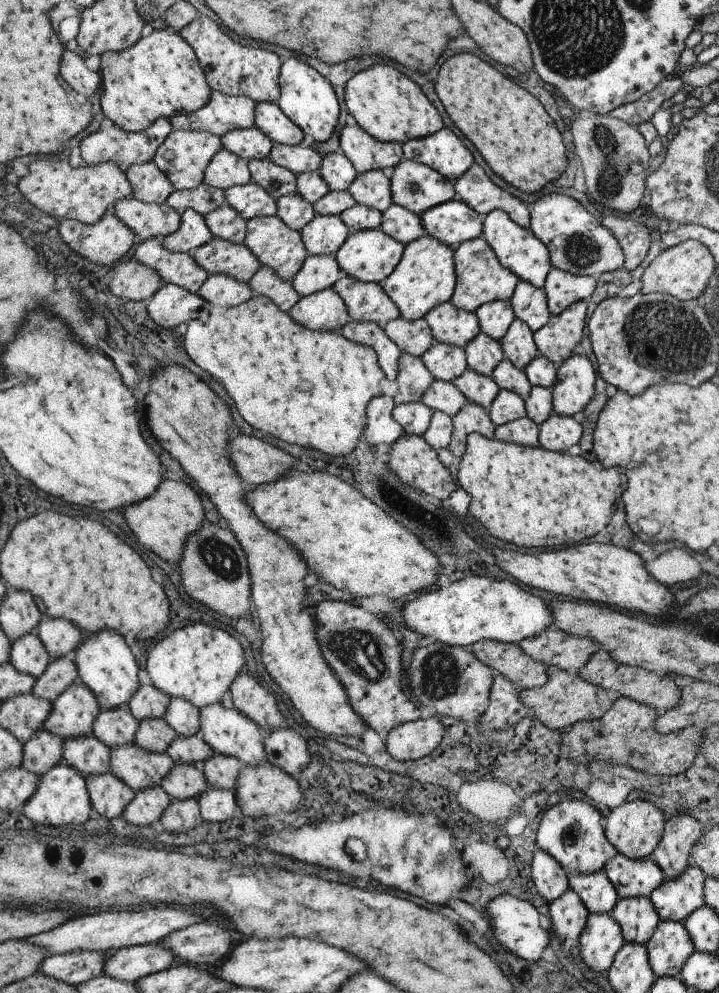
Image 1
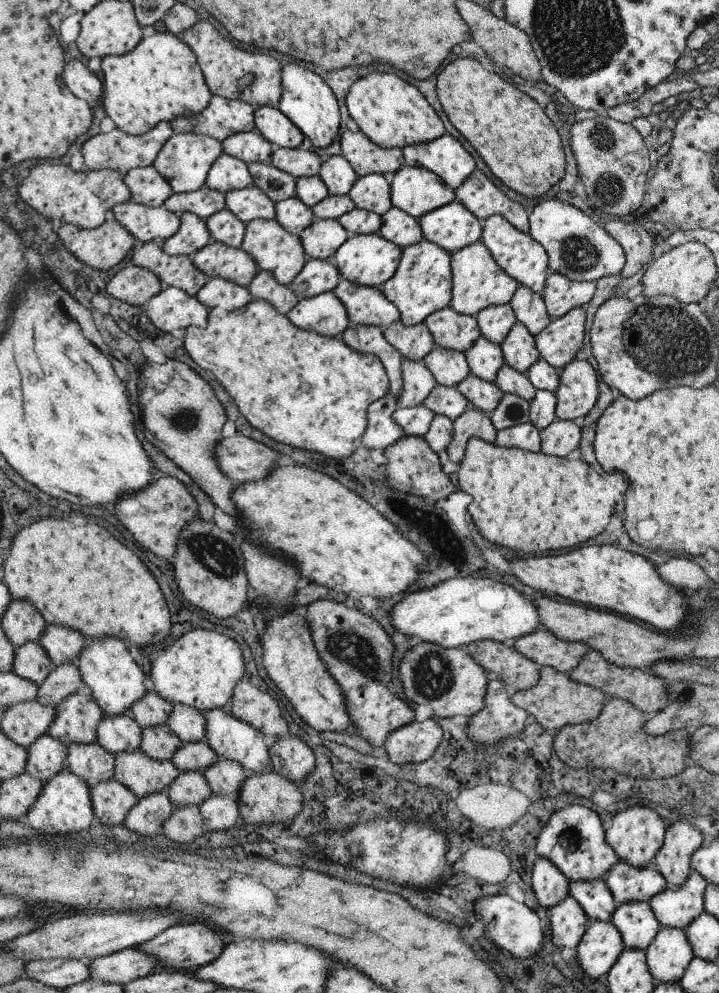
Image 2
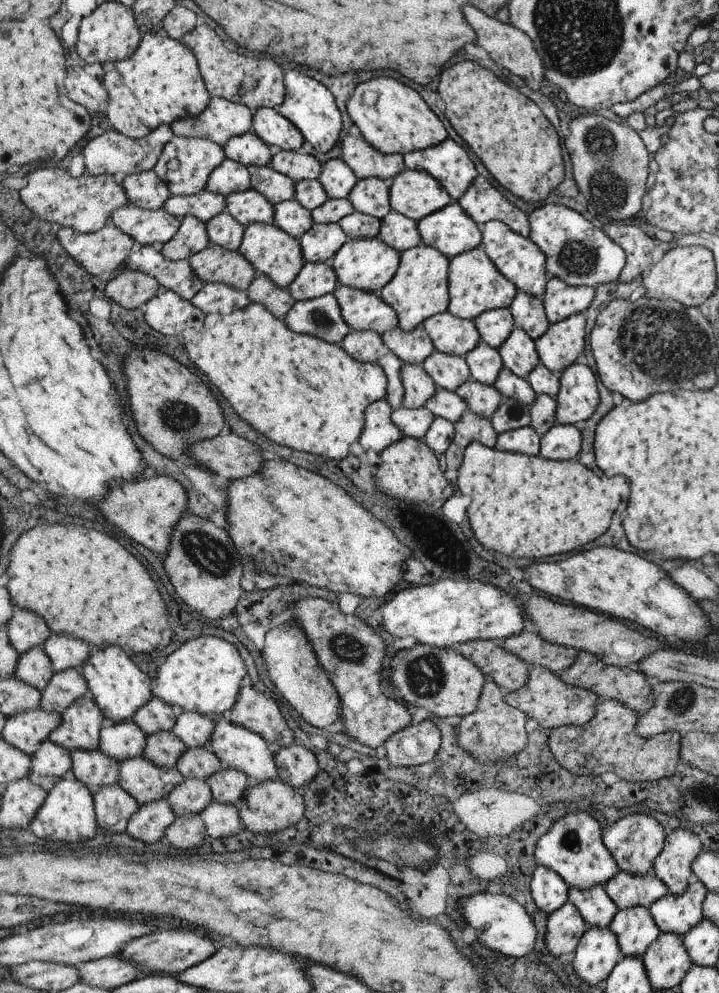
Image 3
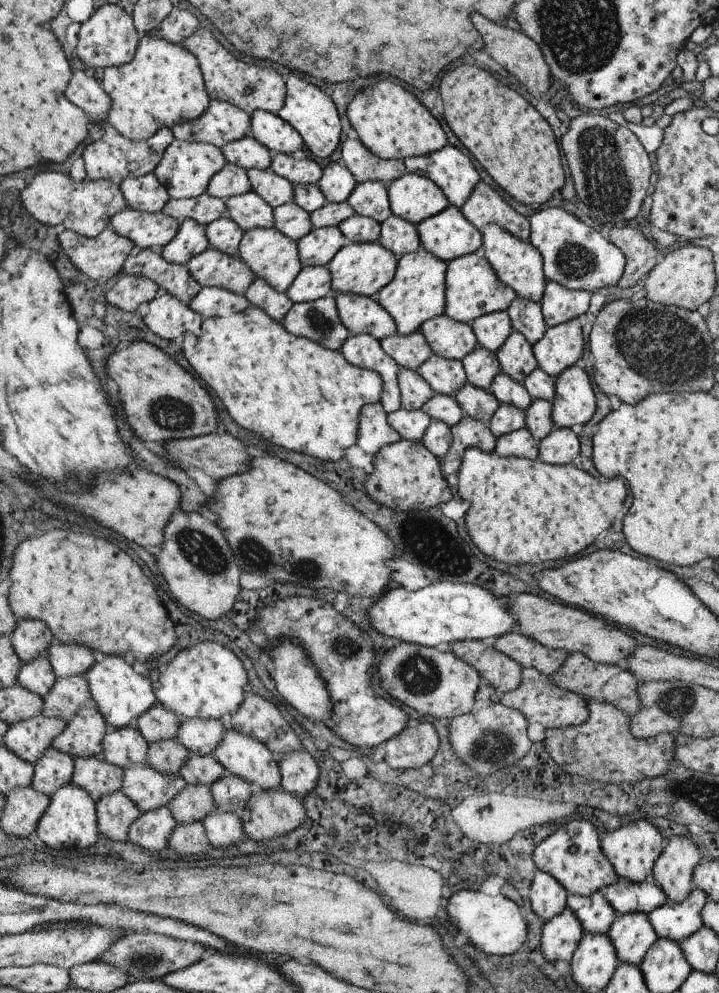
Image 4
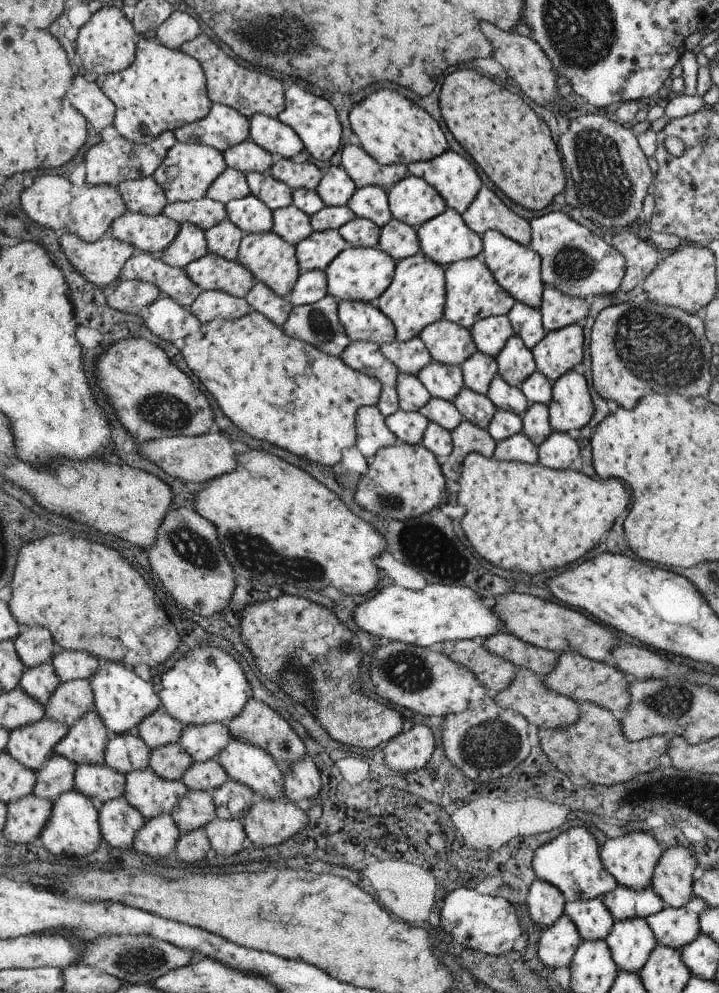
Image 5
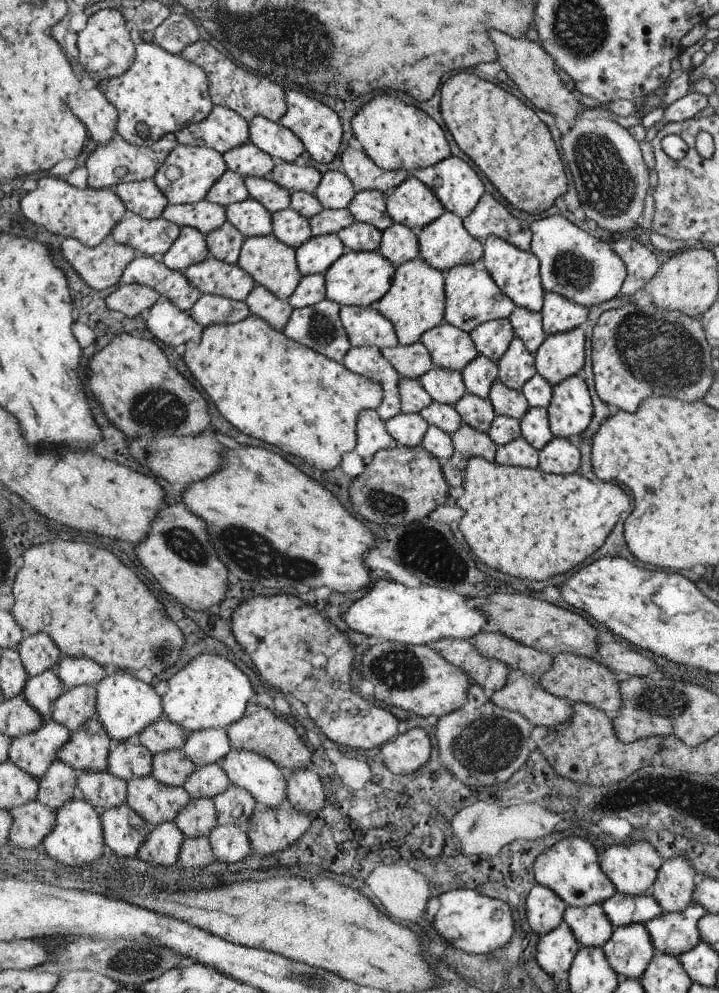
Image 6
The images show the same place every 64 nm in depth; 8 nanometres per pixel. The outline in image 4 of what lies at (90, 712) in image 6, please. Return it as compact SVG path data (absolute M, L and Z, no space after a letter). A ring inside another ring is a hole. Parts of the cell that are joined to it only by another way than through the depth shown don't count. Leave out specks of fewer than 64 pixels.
M67 676L67 678L55 678L53 682L53 688L47 692L47 696L43 698L43 716L47 718L61 718L65 722L69 722L75 712L83 706L83 704L89 704L89 696L91 696L91 690L89 690L89 682L85 676Z

